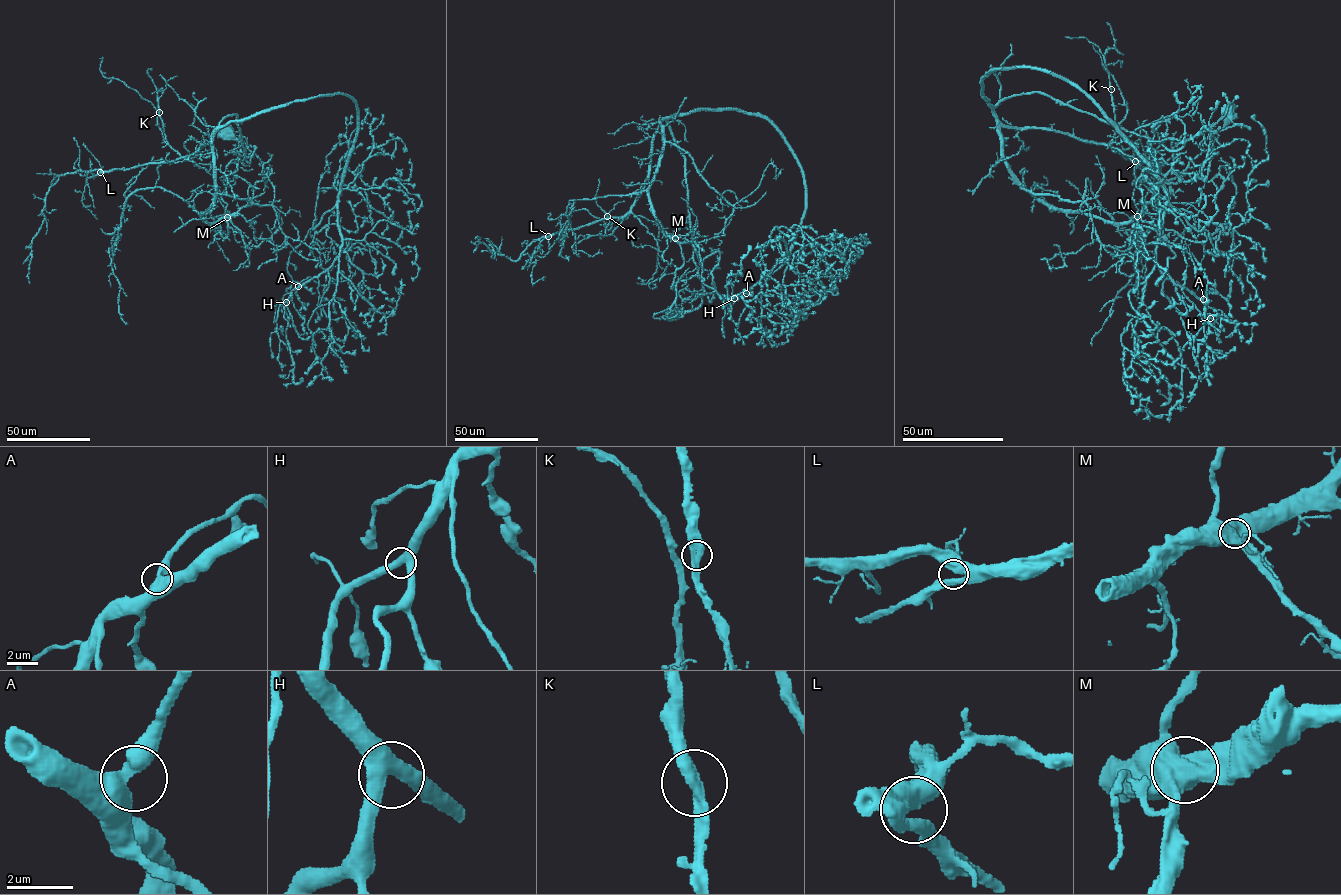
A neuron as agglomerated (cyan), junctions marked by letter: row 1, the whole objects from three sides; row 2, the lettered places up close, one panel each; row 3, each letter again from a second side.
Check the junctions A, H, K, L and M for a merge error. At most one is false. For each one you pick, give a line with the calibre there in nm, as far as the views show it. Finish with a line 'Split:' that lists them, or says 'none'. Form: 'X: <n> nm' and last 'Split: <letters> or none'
Split: none

